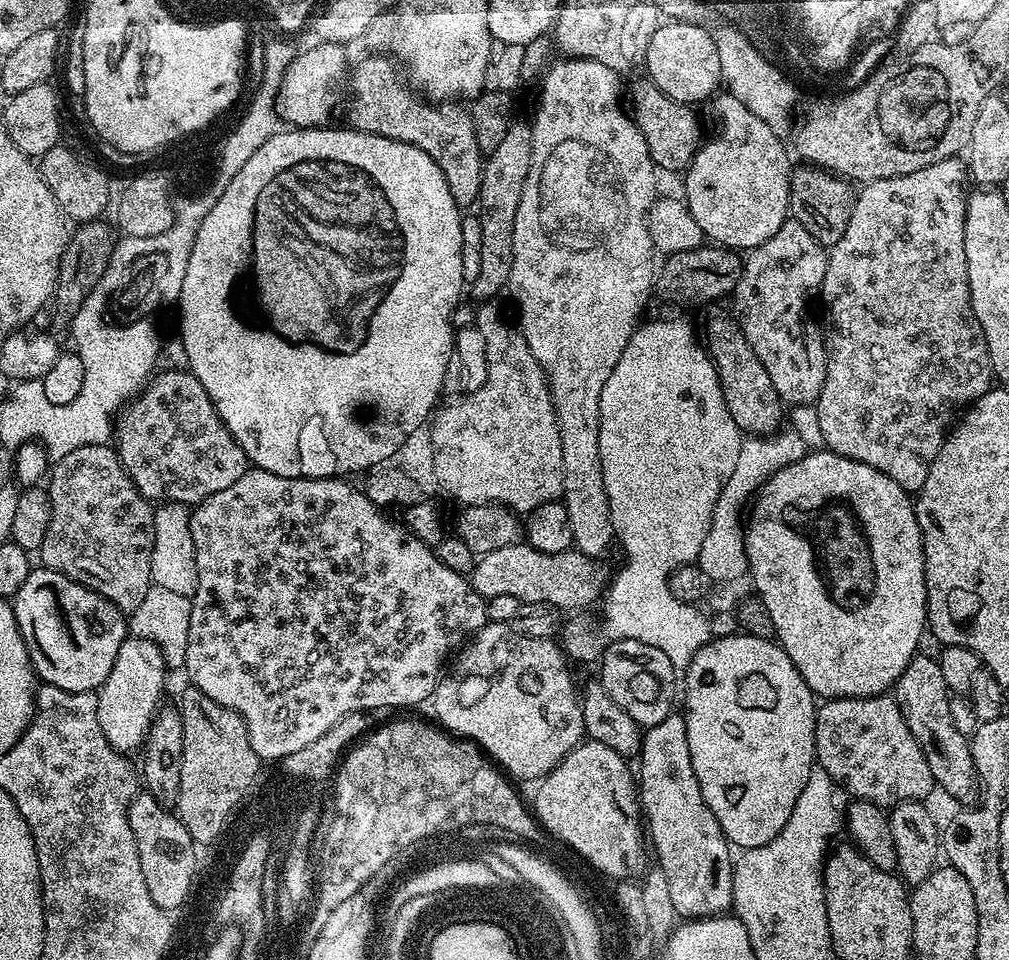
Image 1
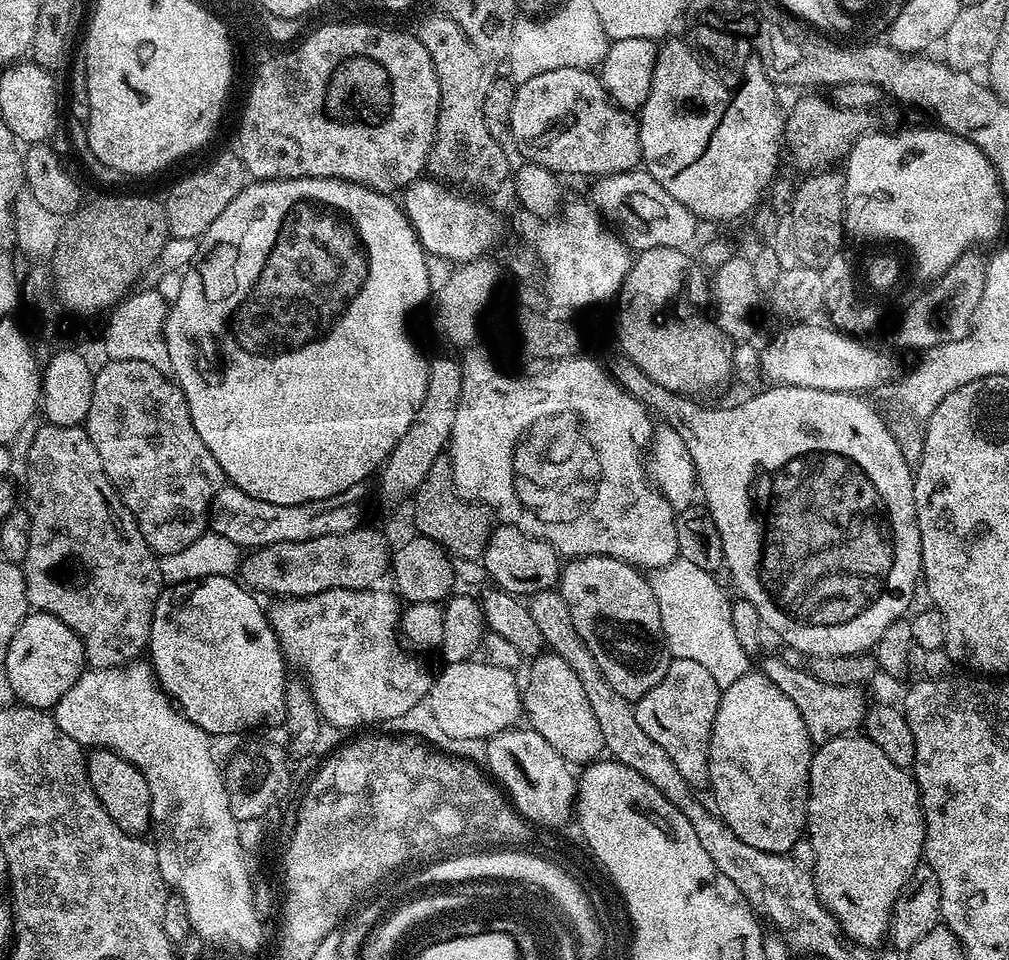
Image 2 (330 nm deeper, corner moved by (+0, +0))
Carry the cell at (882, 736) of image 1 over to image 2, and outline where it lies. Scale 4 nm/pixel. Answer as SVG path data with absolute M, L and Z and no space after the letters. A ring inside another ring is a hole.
M779 655L768 656L762 665L762 671L794 706L798 706L798 714L802 714L802 722L806 722L806 730L810 734L813 745L819 746L835 736L846 736L855 733L863 725L866 711L865 689L860 686L830 686L830 682L818 682L803 667L788 666Z

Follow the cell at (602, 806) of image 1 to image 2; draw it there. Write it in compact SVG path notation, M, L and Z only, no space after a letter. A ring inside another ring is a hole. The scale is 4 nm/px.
M548 650L535 657L531 661L532 673L528 676L528 688L522 692L522 708L526 713L527 723L569 765L587 766L604 752L604 739L602 730L598 730L598 718L594 718L594 709L590 706L590 698L586 698L586 689L582 682L578 682L578 674L570 670L566 658L557 656L555 652Z

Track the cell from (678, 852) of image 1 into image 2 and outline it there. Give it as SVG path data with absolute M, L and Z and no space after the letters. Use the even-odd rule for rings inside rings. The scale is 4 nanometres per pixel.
M690 658L673 659L662 682L658 682L654 690L647 692L634 704L638 726L642 726L642 730L650 734L655 744L662 746L662 750L670 754L670 762L678 766L678 774L682 774L682 778L686 778L686 782L694 790L709 787L710 742L721 691L718 682L714 682L714 674L710 674L706 666L690 662Z

